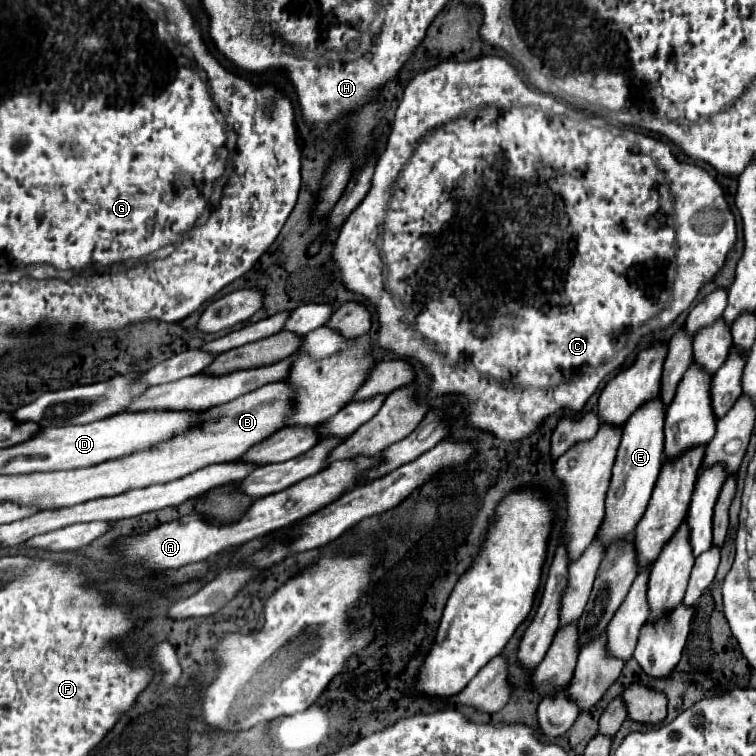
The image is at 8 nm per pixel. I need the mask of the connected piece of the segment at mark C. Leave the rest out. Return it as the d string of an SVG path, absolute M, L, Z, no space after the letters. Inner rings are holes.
M485 56L471 62L445 62L417 74L403 92L403 100L395 112L393 132L387 150L375 166L371 188L357 210L345 220L333 258L339 264L343 284L377 306L381 322L379 344L383 348L401 354L401 358L423 362L433 376L431 394L467 394L473 400L469 410L473 426L487 430L501 440L521 440L527 438L545 416L559 408L567 406L573 412L579 412L601 380L637 350L638 346L635 346L629 354L617 354L619 348L615 340L619 334L629 328L639 328L641 322L647 322L649 318L651 320L641 330L647 335L654 334L685 312L693 304L699 288L723 266L727 252L735 246L737 230L721 186L701 168L681 164L667 142L649 138L647 154L669 176L671 194L665 174L647 154L635 148L631 138L627 138L633 136L631 132L607 126L601 118L573 120L551 116L535 108L505 108L505 104L535 106L543 110L553 108L553 112L565 116L575 114L571 108L557 104L549 94L527 88L519 72L507 60L497 56ZM379 226L383 226L381 252L377 246ZM383 264L389 274L389 290L385 290ZM671 284L671 298L661 296Z

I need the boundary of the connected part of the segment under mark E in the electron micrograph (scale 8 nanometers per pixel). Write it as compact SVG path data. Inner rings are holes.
M657 394L657 398L651 398L645 404L641 404L637 412L623 426L623 438L621 438L617 460L613 466L613 478L611 478L611 486L609 486L607 502L605 502L605 518L597 532L603 546L615 540L629 538L645 512L645 506L651 498L651 492L653 492L653 486L655 486L655 480L659 476L663 456L665 456L663 454L665 410L667 410L665 402L661 394Z

